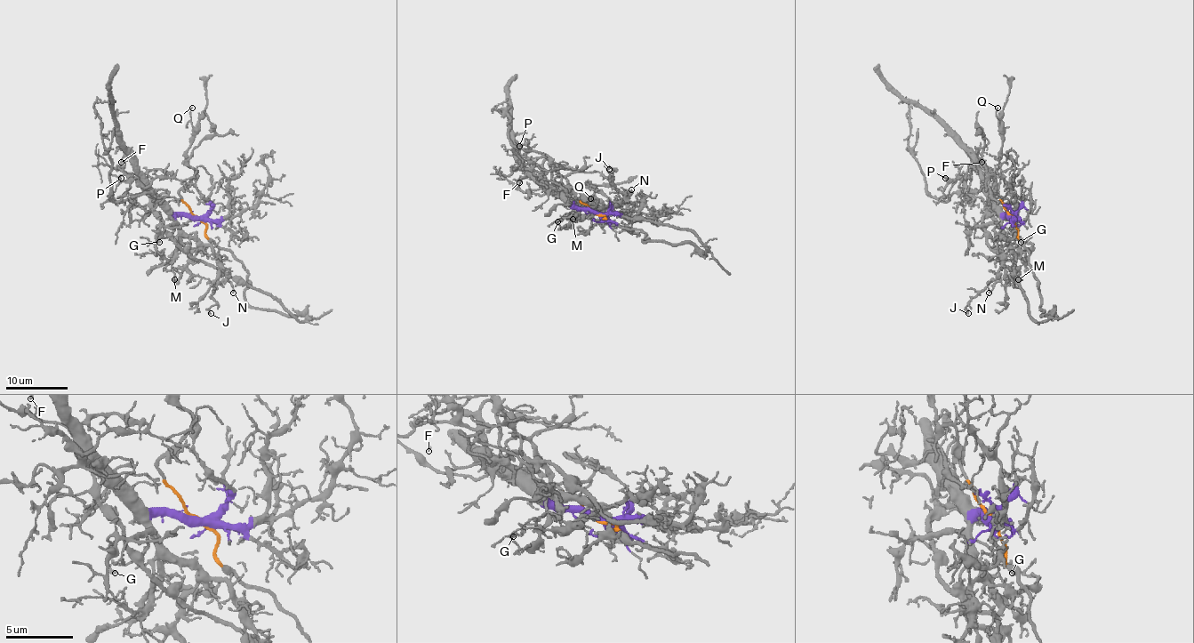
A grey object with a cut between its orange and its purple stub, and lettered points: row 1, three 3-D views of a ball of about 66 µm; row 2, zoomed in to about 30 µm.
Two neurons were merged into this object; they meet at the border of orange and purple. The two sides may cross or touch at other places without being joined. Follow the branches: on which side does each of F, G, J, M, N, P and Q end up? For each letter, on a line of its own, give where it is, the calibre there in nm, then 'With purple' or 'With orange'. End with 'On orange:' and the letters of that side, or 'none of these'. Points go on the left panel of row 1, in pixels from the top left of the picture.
F: Place: (121, 162). Thickness 140 nm. With purple
G: Place: (159, 242). Thickness 110 nm. With purple
J: Place: (211, 313). Thickness 120 nm. With purple
M: Place: (174, 279). Thickness 130 nm. With purple
N: Place: (233, 293). Thickness 140 nm. With purple
P: Place: (121, 178). Thickness 170 nm. With purple
Q: Place: (192, 108). Thickness 110 nm. With orange
On orange: Q

